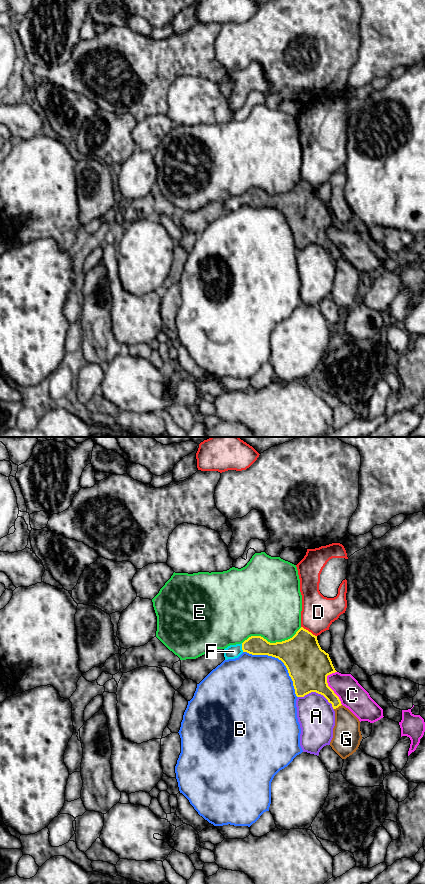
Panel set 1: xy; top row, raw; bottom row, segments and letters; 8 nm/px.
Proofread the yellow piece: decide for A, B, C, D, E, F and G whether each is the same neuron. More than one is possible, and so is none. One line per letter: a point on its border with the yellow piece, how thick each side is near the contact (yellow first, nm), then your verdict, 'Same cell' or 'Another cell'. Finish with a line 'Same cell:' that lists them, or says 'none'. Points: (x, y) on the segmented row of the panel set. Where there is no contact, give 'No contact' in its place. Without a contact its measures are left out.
A: Touches yellow at xy (317, 692). Thickness 340 nm (yellow) against 300 nm. Another cell
B: Touches yellow at xy (280, 659). Thickness 340 nm (yellow) against 460 nm. Another cell
C: Touches yellow at xy (328, 686). Thickness 340 nm (yellow) against 220 nm. Another cell
D: Touches yellow at xy (308, 631). Thickness 320 nm (yellow) against 280 nm. Another cell
E: Touches yellow at xy (271, 643). Thickness 300 nm (yellow) against 440 nm. Another cell
F: Touches yellow at xy (242, 647). Thickness 160 nm (yellow) against 110 nm. Same cell
G: Touches yellow at xy (337, 707). Thickness 150 nm (yellow) against 220 nm. Another cell
Same cell: F

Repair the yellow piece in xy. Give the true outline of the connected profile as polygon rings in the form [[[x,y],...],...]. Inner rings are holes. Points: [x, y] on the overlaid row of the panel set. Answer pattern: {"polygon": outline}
{"polygon": [[[303,627],[292,638],[282,642],[270,643],[261,636],[251,636],[241,644],[225,648],[225,660],[238,658],[243,652],[281,660],[293,681],[297,697],[316,692],[323,695],[333,709],[342,705],[327,683],[327,676],[337,672],[329,654],[321,649],[317,636]]]}

